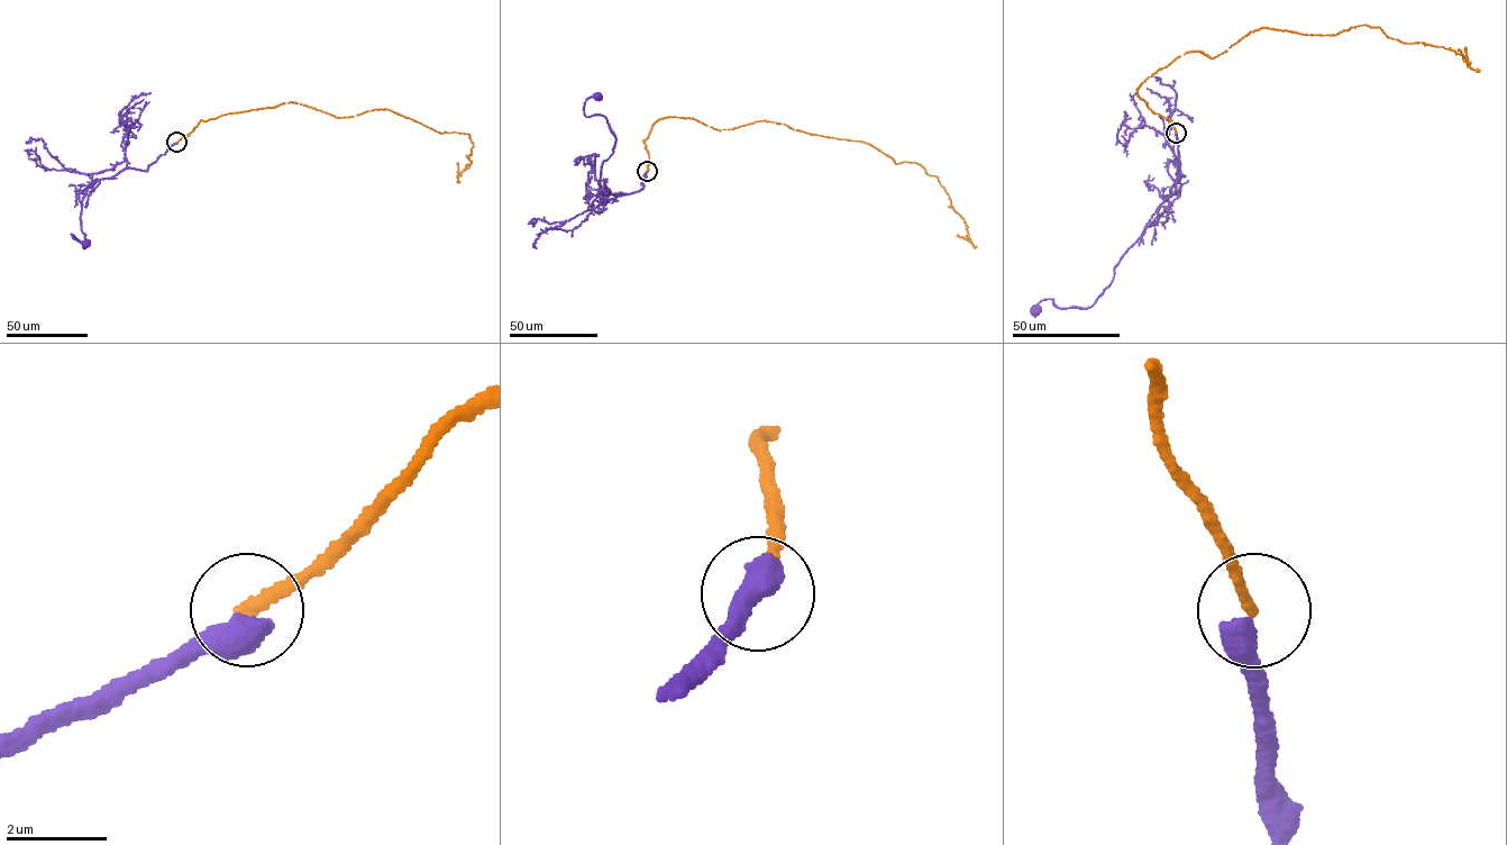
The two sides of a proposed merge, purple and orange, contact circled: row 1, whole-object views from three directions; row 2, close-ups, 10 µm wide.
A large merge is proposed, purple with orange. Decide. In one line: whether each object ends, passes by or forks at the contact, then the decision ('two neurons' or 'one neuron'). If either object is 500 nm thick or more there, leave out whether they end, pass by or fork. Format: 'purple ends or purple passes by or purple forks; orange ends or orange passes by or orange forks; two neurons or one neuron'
two neurons

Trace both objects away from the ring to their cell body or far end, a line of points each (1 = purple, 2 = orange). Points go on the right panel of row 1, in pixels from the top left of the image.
1: (1176, 133), (1184, 176), (1121, 259), (1095, 303), (1060, 308), (1042, 299), (1033, 310)
2: (1177, 133), (1140, 84), (1263, 27), (1378, 27), (1469, 66), (1457, 50)

